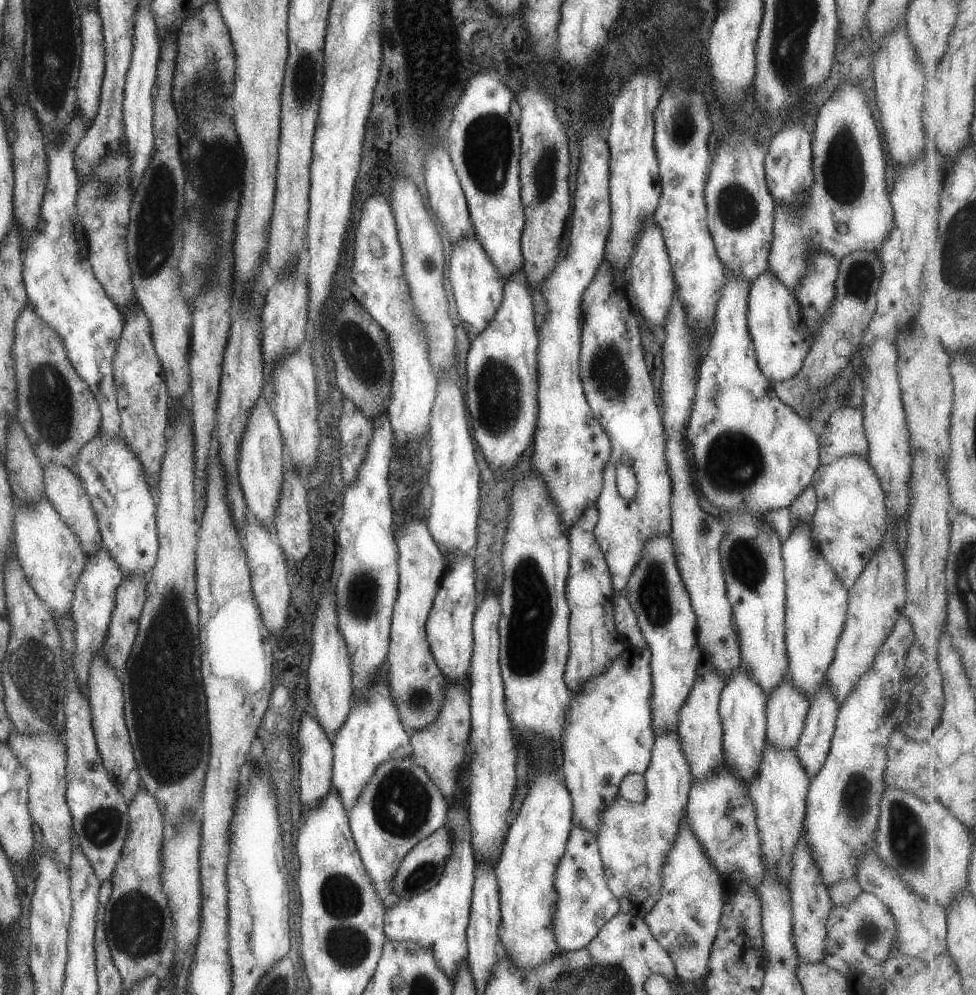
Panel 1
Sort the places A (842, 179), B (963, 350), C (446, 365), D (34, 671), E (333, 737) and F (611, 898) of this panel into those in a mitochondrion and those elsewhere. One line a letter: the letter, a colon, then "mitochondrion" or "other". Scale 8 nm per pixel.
A: mitochondrion
B: other
C: other
D: mitochondrion
E: other
F: other

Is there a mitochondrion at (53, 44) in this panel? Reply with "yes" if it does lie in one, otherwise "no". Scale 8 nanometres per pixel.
yes

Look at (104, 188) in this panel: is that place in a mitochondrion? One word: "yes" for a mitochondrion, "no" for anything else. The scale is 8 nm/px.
yes

